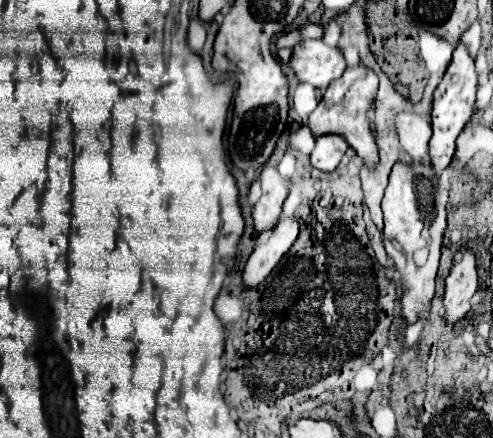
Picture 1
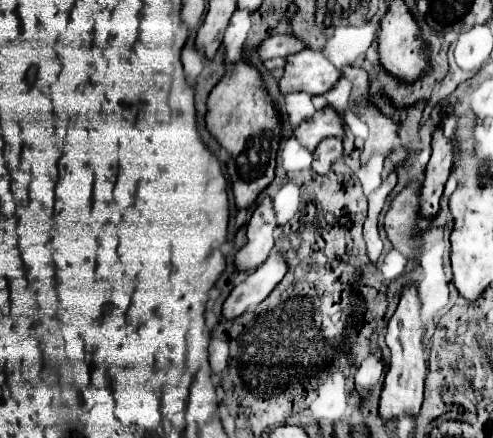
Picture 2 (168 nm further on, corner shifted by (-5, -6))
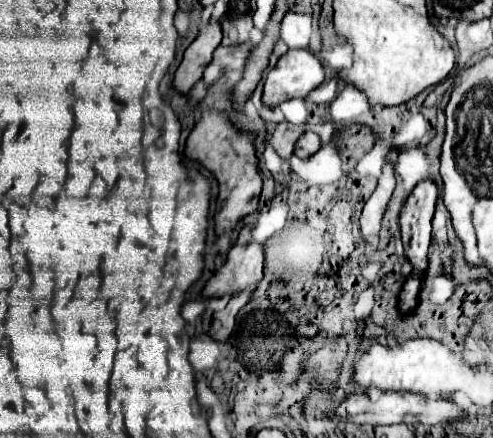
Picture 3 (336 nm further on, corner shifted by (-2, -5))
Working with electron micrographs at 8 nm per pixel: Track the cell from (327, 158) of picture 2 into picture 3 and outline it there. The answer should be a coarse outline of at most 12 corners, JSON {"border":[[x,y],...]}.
{"border":[[308,131],[294,155],[310,159],[320,149],[320,135]]}

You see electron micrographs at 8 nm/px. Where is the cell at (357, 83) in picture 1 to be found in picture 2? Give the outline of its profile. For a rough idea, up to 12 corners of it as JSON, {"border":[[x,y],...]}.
{"border":[[331,108],[303,120],[293,136],[307,148],[327,138],[341,138],[343,114]]}

